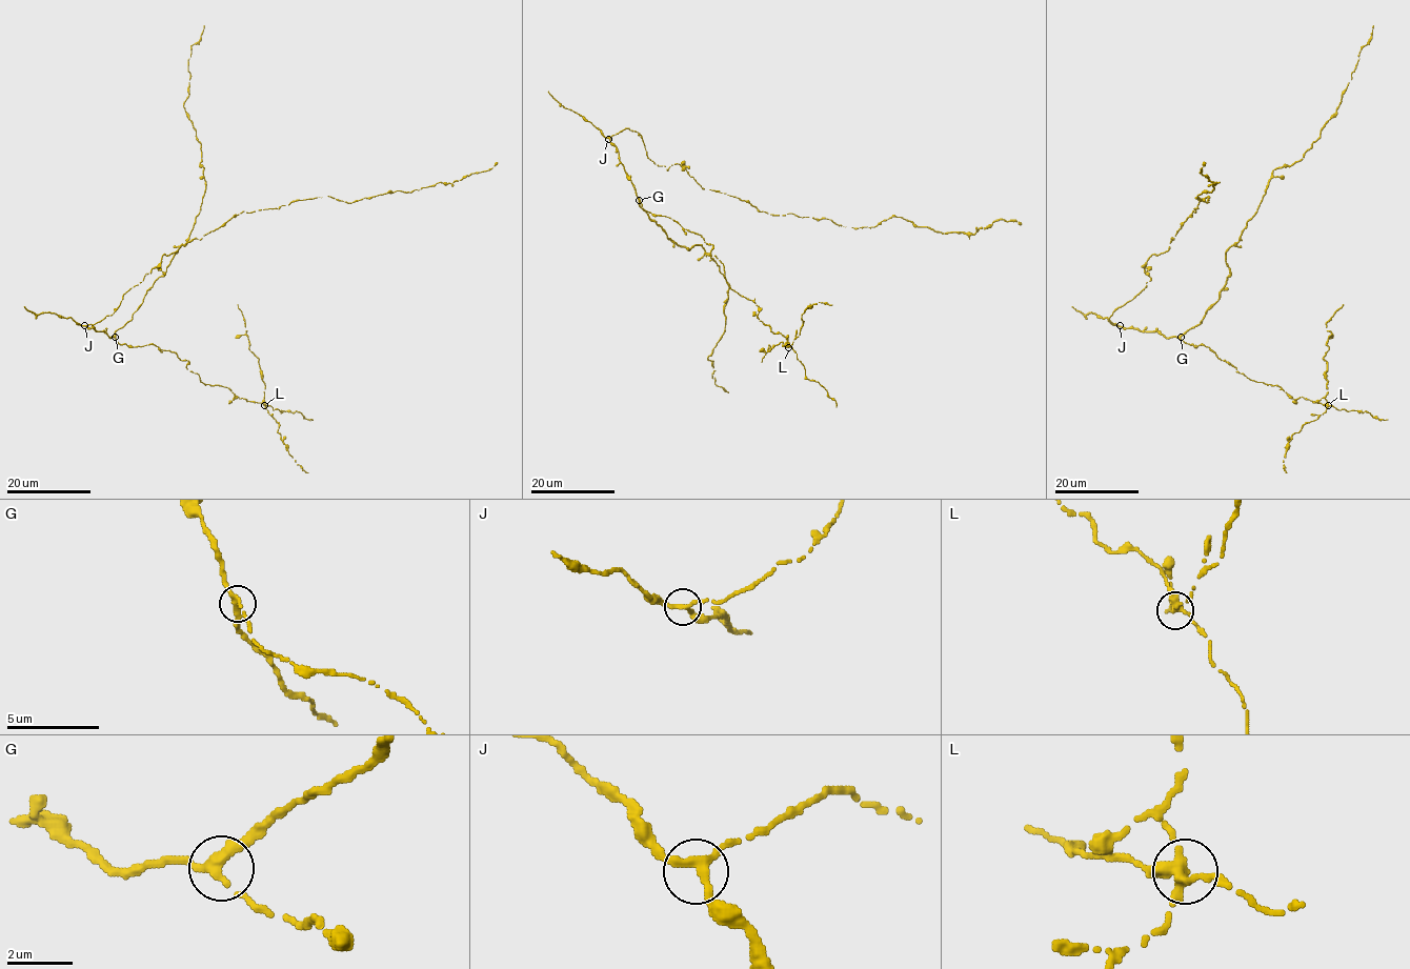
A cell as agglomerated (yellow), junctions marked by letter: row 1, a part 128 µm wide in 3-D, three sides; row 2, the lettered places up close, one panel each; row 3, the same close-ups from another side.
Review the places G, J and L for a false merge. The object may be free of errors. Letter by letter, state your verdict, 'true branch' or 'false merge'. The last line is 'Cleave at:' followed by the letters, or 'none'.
G: true branch
J: true branch
L: false merge
Cleave at: L

